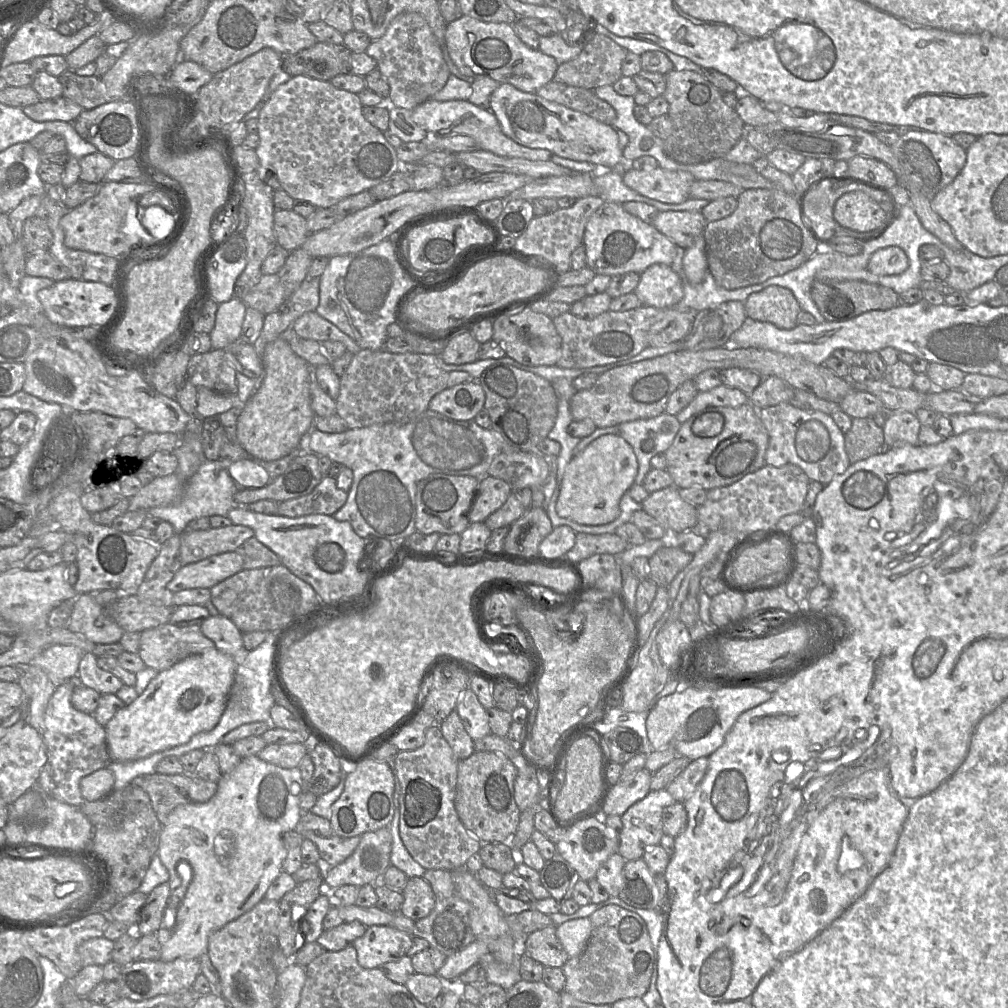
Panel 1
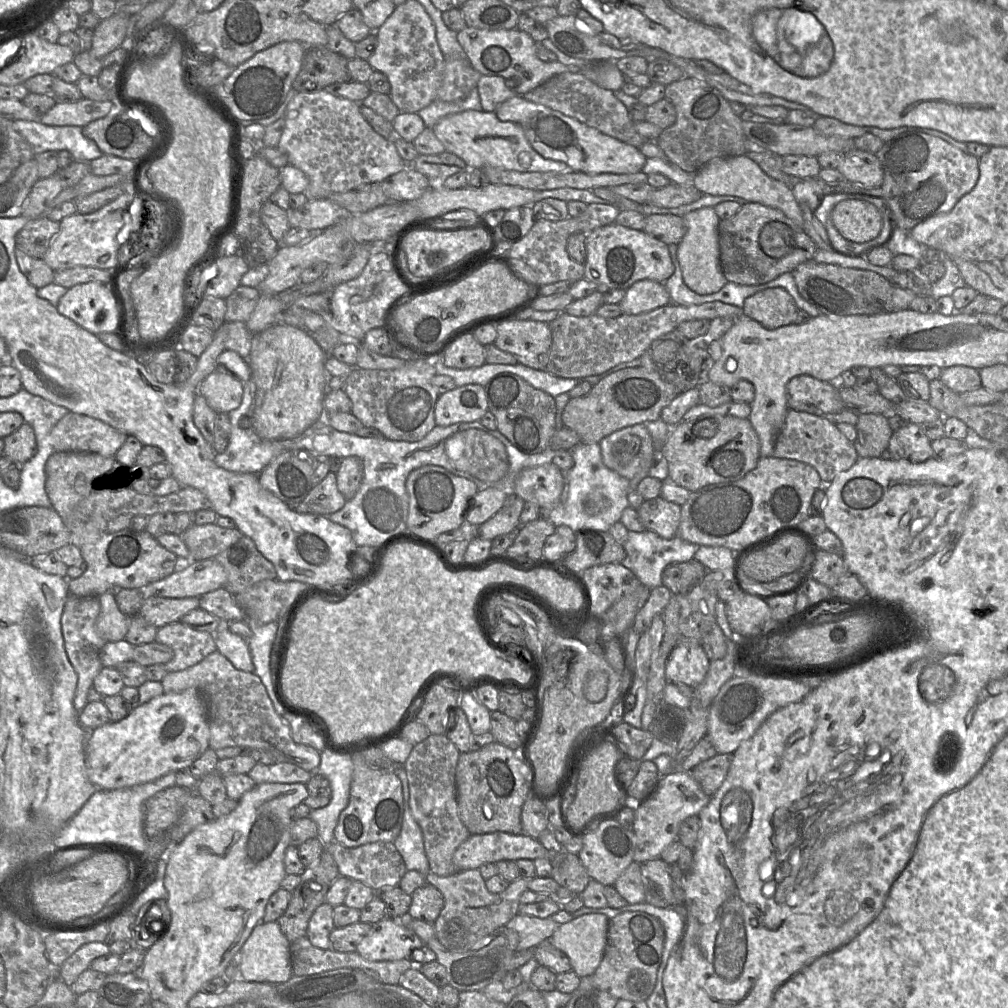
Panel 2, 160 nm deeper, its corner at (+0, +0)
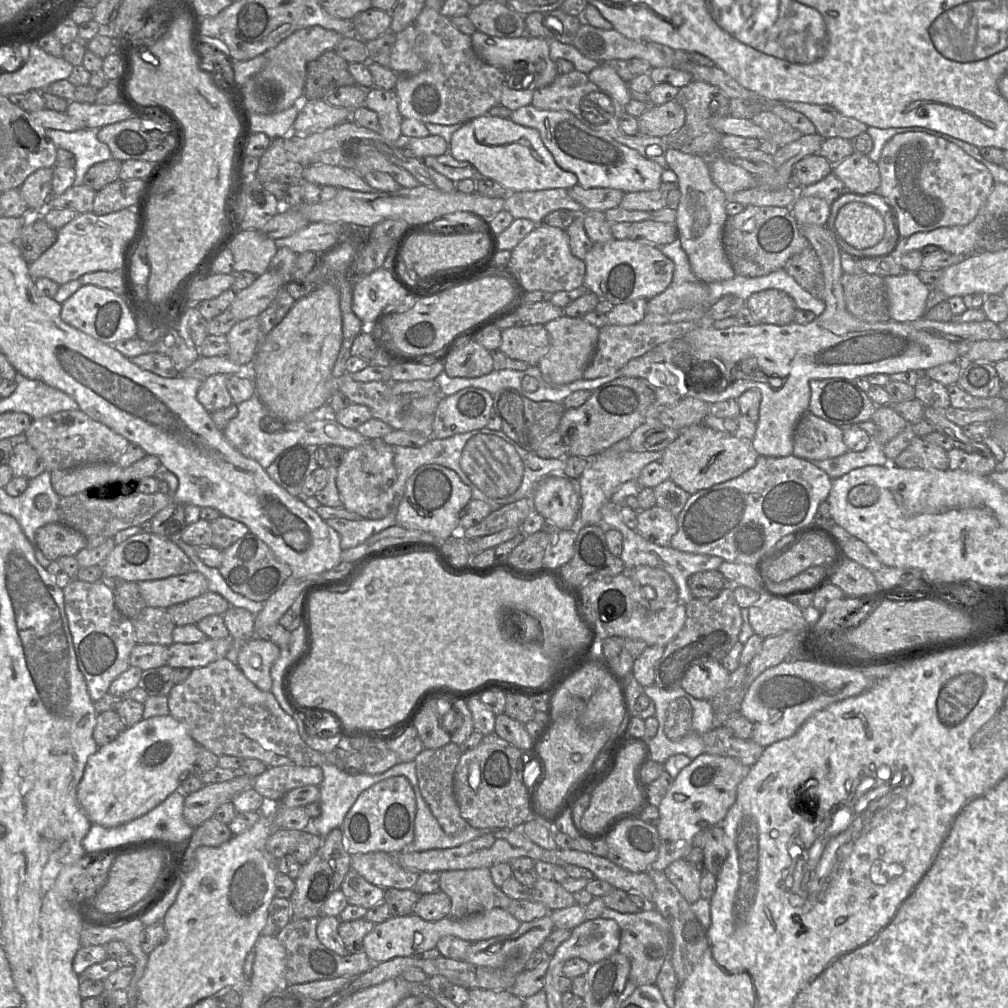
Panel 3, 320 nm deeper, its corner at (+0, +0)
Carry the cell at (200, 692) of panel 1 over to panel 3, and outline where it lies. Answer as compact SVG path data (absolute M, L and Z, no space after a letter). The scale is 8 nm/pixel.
M172 715L142 719L89 757L77 786L78 803L92 824L105 827L119 826L143 816L177 791L192 774L197 748L198 744L186 728Z

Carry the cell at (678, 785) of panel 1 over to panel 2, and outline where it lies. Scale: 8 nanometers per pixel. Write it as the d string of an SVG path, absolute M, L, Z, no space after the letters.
M717 754L716 756L700 762L691 770L693 777L700 784L702 790L708 795L713 796L724 782L733 754Z

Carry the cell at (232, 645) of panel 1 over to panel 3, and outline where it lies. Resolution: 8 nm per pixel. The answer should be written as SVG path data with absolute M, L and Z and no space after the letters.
M253 637L245 642L232 641L227 657L262 691L271 691L271 667L281 653L272 641Z

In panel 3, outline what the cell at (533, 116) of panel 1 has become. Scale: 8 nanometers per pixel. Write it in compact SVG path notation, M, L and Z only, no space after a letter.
M527 105L512 111L509 119L522 126L536 129L557 165L574 173L578 184L586 189L614 188L628 193L660 188L664 169L658 163L617 142L605 132L592 130L568 111L540 110Z

